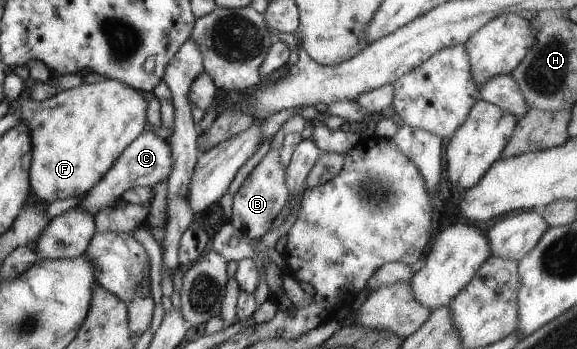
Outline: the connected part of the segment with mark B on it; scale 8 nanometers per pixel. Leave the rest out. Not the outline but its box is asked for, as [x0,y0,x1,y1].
[230,148,290,241]

